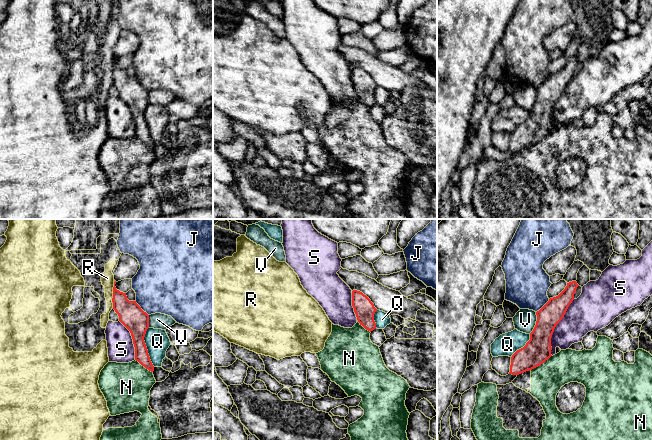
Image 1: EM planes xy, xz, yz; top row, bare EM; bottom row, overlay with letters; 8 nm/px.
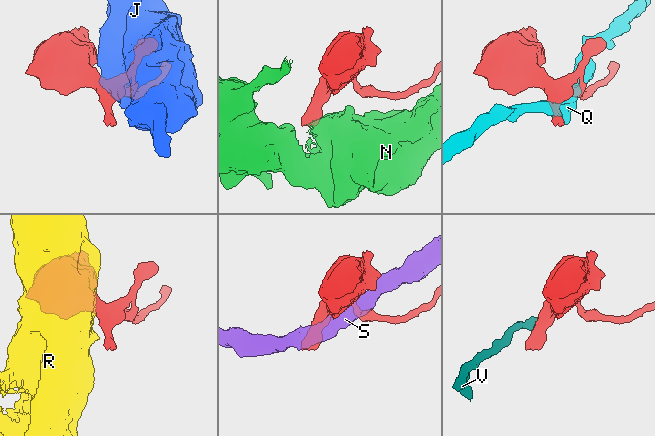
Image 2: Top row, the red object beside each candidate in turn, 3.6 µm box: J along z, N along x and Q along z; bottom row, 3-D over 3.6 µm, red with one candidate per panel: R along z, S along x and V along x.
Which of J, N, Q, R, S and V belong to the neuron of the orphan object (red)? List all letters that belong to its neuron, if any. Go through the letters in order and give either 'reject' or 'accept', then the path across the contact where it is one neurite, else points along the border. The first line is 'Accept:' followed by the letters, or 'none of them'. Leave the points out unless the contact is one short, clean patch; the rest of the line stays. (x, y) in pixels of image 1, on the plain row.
Accept: none of them
J: reject
N: reject | along yz (551, 131), (531, 146)
Q: reject
R: reject
S: reject
V: reject | along yz (536, 88), (536, 100), (529, 109)

